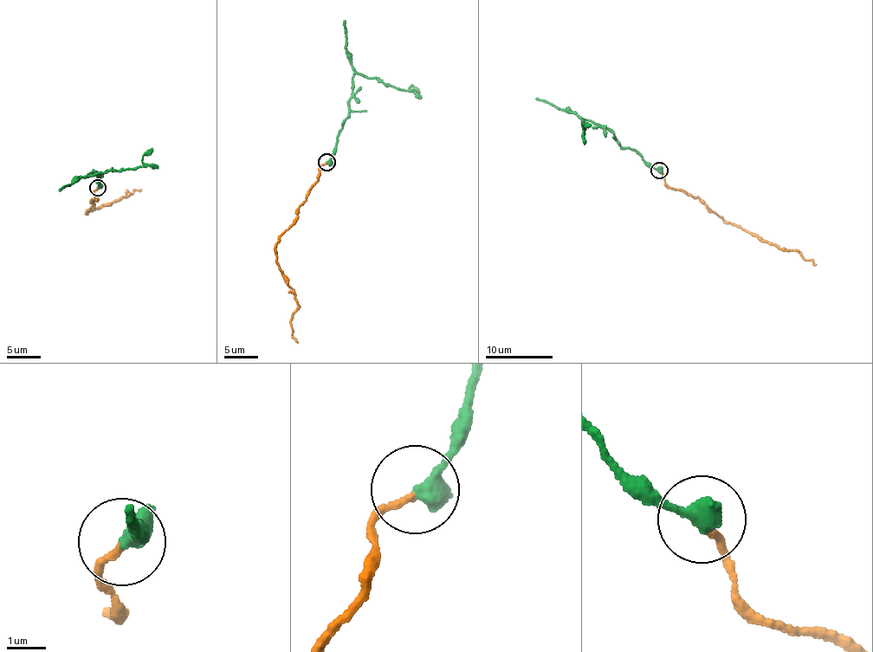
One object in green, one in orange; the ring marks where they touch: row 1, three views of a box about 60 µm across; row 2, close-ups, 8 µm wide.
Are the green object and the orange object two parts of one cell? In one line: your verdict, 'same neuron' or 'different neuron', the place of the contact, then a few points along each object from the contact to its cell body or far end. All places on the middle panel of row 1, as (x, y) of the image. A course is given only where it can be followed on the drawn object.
different neuron; place (326, 162); course green (326, 161), (334, 150), (338, 132), (347, 116), (355, 74), (409, 90), (411, 86), (419, 93); course orange (326, 163), (319, 169), (294, 222), (277, 244), (279, 267), (297, 303), (291, 322), (297, 343)

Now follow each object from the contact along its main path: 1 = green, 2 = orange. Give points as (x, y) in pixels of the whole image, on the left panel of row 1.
1: (98, 187), (98, 177), (93, 171), (88, 175), (109, 170), (134, 170), (143, 165), (143, 157), (152, 148)
2: (98, 186), (93, 196), (98, 198), (91, 201), (94, 207), (87, 212), (126, 196), (127, 190), (141, 189)

